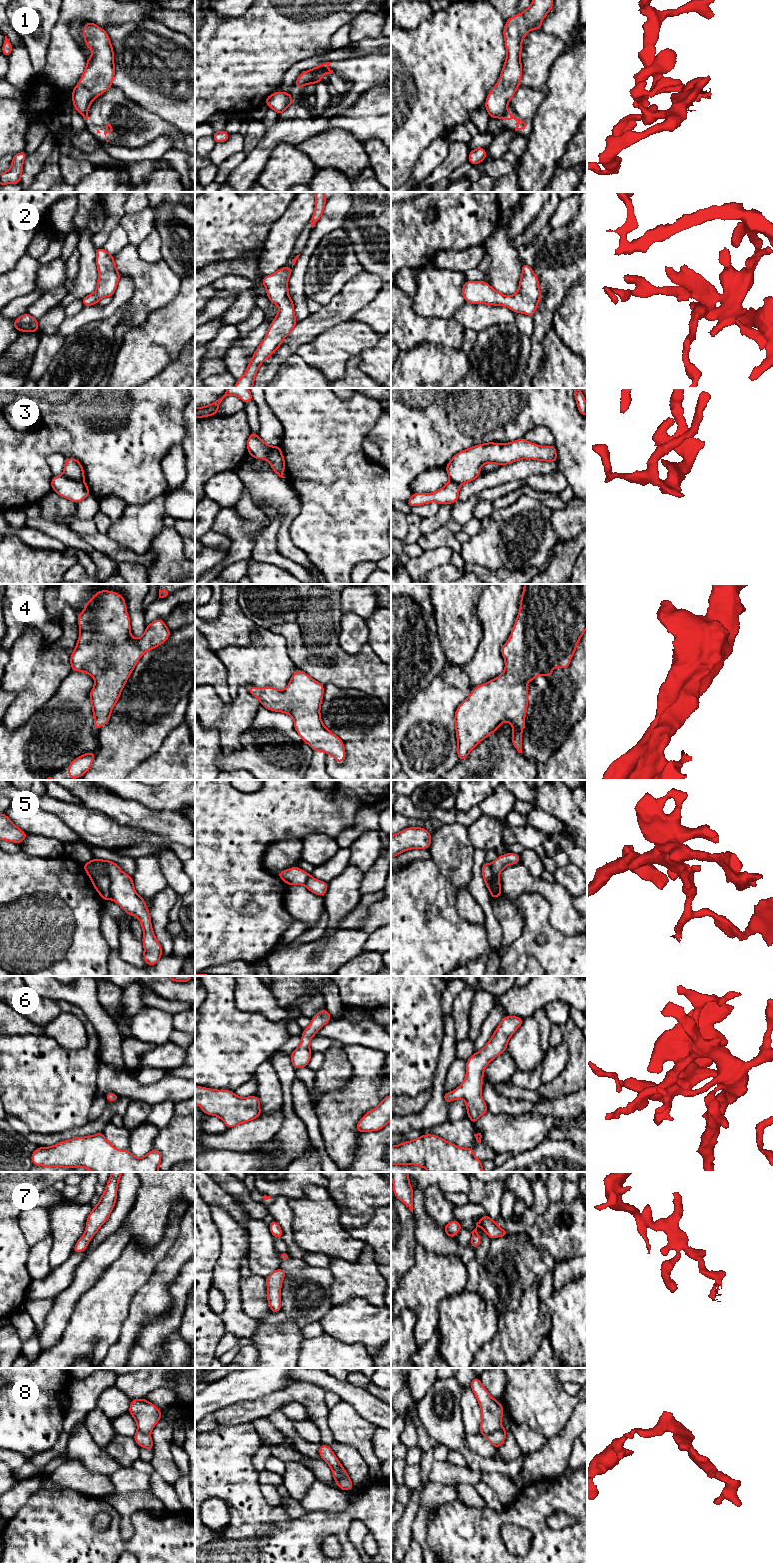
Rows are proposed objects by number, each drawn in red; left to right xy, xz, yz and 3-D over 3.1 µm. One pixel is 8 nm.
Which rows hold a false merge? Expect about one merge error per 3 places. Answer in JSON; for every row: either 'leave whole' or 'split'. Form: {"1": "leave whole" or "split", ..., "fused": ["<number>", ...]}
{"1": "split", "2": "leave whole", "3": "split", "4": "leave whole", "5": "split", "6": "leave whole", "7": "leave whole", "8": "split", "fused": ["1", "3", "5", "8"]}

